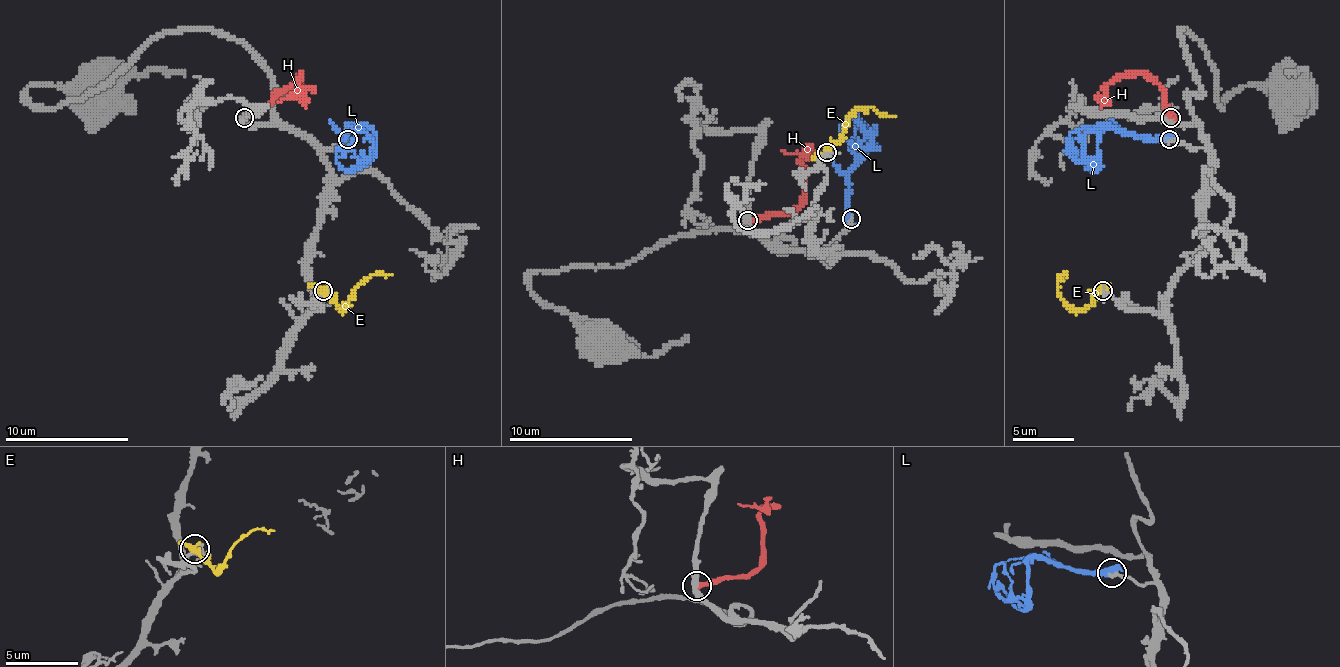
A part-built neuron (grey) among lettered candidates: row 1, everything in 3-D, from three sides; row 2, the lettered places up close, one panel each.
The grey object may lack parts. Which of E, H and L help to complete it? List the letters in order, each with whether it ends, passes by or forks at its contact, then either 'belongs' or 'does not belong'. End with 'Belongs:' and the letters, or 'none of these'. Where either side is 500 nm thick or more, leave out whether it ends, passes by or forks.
E: it passes by; does not belong
H: it ends there; does not belong
L: does not belong
Belongs: none of these

